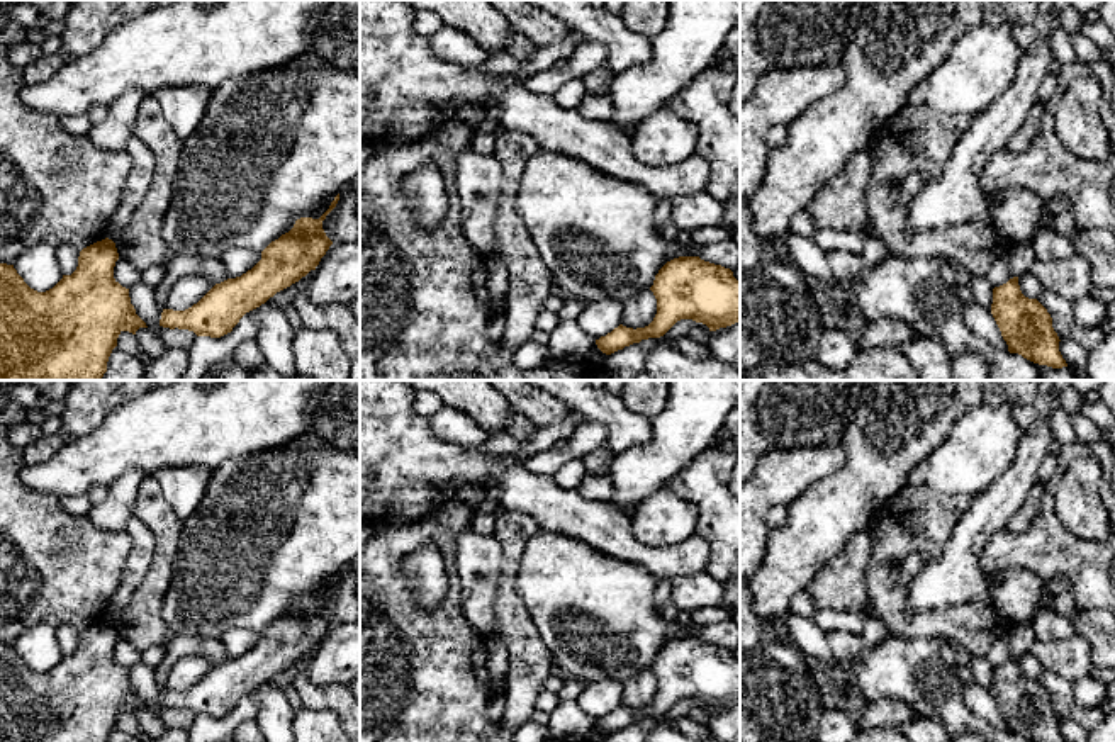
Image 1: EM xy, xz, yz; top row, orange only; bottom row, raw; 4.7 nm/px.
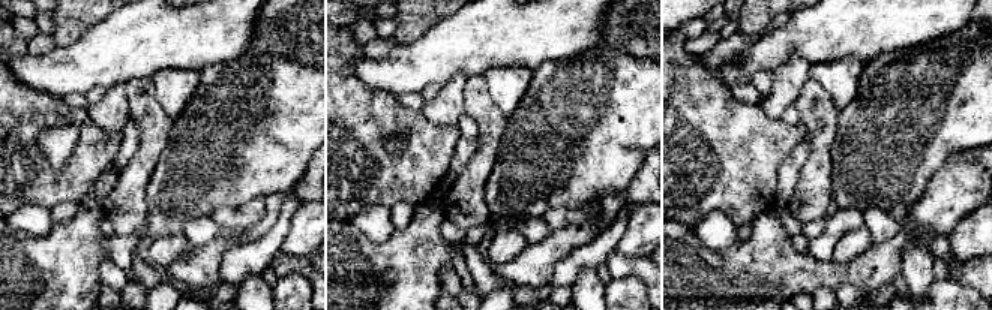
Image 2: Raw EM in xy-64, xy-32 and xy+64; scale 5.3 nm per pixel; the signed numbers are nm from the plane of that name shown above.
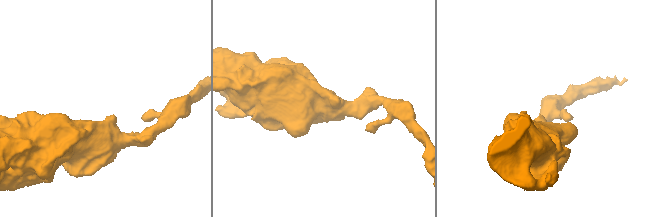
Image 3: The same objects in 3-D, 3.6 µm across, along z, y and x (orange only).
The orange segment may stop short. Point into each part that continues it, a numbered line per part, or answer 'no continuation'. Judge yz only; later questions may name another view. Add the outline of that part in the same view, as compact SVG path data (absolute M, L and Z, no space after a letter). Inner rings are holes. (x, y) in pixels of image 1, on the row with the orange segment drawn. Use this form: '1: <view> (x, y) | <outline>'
no continuation

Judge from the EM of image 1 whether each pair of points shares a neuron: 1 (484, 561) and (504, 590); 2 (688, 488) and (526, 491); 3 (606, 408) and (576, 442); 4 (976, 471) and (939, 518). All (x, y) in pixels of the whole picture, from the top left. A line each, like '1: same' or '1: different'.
1: different
2: different
3: different
4: different

